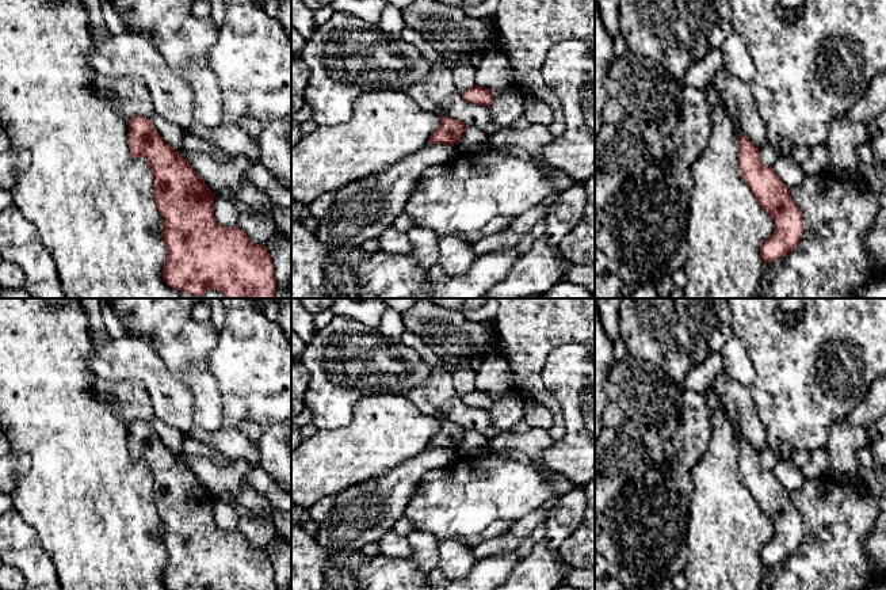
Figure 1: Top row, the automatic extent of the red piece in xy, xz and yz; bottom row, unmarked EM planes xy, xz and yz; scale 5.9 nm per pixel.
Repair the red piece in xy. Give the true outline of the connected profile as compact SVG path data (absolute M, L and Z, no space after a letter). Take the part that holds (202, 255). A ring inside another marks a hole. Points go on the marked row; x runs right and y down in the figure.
M135 115L127 119L129 151L133 159L144 157L153 176L153 195L163 217L161 237L167 259L163 279L177 292L203 296L218 290L226 298L275 298L276 282L274 262L266 245L256 245L238 227L224 227L214 217L214 198L180 151L168 145L156 130L152 119Z

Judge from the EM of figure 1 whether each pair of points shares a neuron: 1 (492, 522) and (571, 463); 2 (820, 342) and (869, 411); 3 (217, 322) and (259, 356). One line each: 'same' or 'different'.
1: different
2: different
3: different

